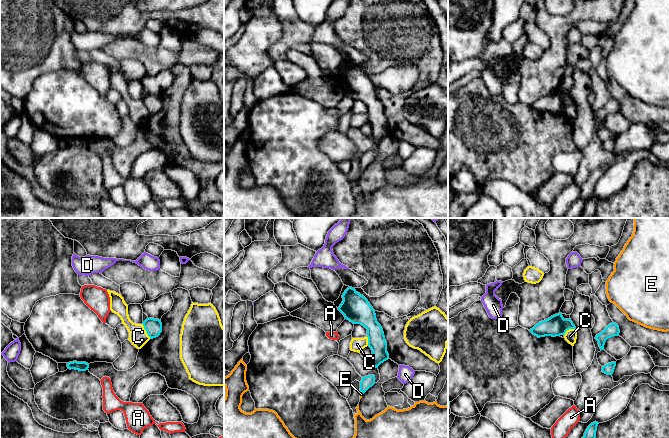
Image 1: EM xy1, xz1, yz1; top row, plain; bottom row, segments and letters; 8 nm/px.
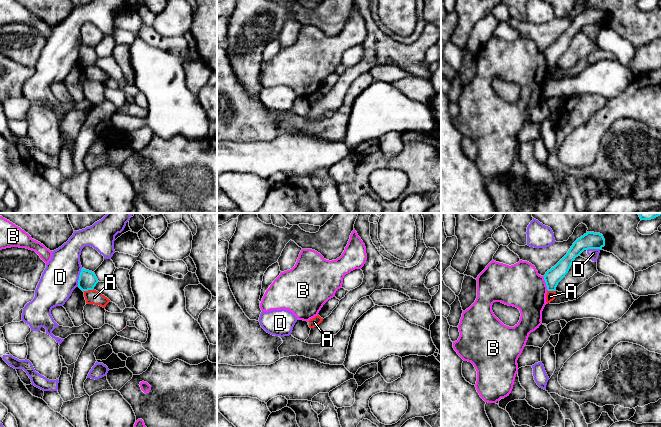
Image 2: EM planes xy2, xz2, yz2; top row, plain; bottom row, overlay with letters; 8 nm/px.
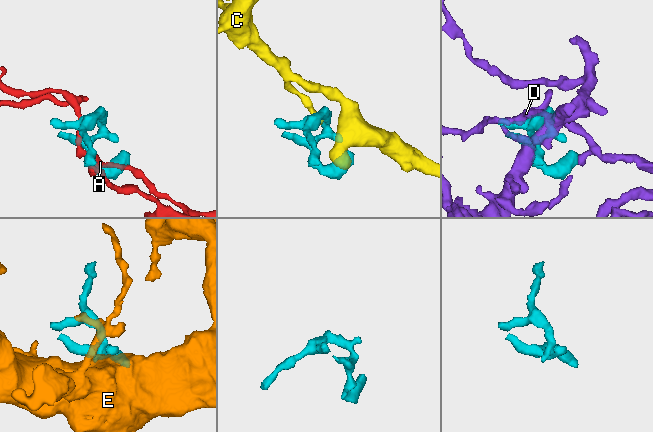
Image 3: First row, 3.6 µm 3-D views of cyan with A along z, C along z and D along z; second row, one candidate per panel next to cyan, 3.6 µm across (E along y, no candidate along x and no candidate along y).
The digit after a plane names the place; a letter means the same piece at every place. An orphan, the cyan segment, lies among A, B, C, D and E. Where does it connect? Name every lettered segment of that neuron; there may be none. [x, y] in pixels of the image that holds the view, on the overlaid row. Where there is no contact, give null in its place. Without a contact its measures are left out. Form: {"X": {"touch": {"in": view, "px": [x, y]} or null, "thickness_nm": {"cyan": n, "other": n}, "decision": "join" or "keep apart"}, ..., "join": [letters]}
{"A": {"touch": {"in": "xy2", "px": [88, 289]}, "thickness_nm": {"cyan": 140, "other": 110}, "decision": "keep apart"}, "B": {"touch": {"in": "yz2", "px": [545, 282]}, "thickness_nm": {"cyan": 130, "other": 340}, "decision": "keep apart"}, "C": {"touch": {"in": "xy1", "px": [146, 331]}, "thickness_nm": {"cyan": 140, "other": 150}, "decision": "keep apart"}, "D": {"touch": {"in": "xy2", "px": [79, 277]}, "thickness_nm": {"cyan": 140, "other": 280}, "decision": "keep apart"}, "E": {"touch": {"in": "xz1", "px": [362, 392]}, "thickness_nm": {"cyan": 100, "other": 30}, "decision": "join"}, "join": ["E"]}

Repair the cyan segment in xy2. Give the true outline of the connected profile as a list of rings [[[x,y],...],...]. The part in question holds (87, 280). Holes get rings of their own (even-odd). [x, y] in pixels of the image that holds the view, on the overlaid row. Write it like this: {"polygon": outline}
{"polygon": [[[84,268],[81,269],[78,280],[78,287],[82,291],[93,290],[97,283],[98,279],[94,272],[86,270]]]}

